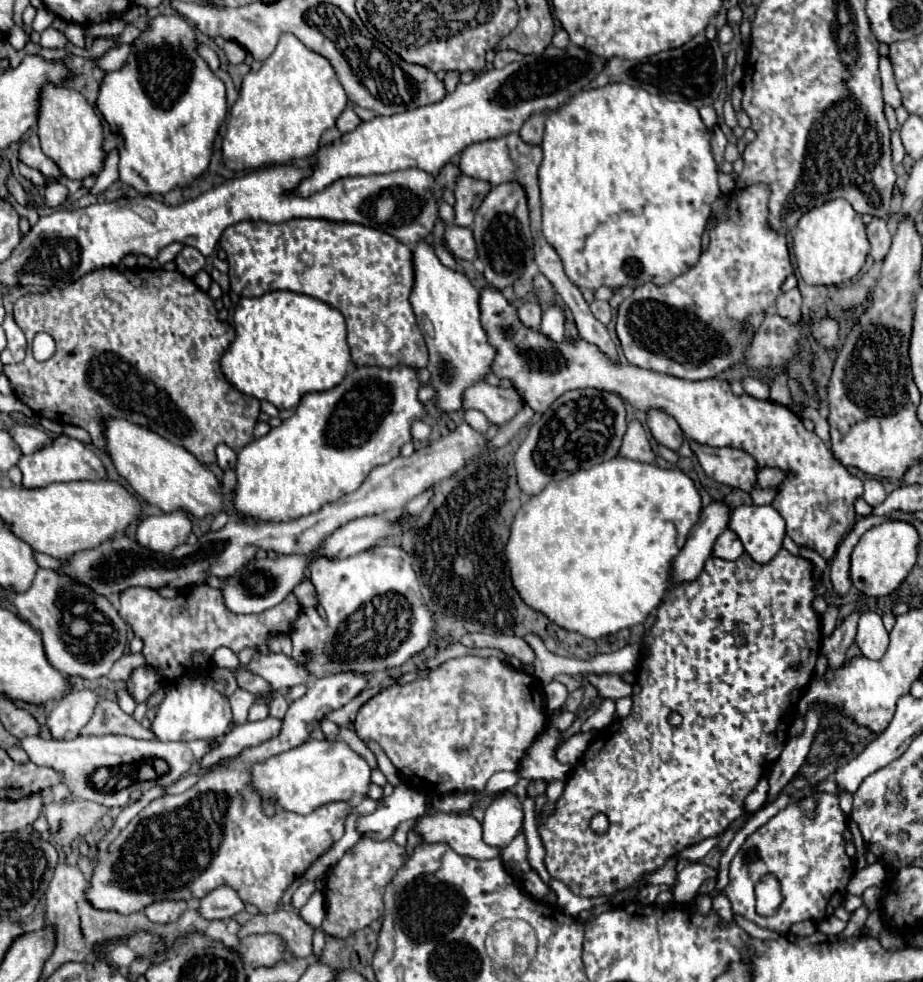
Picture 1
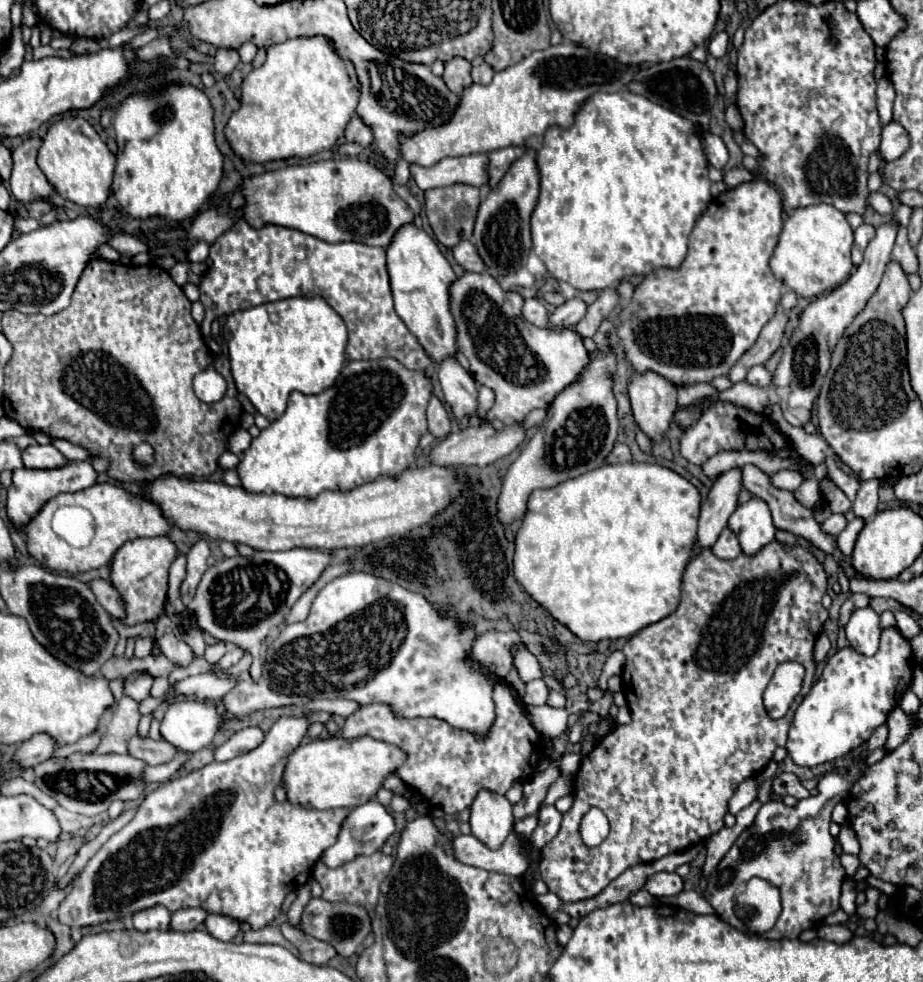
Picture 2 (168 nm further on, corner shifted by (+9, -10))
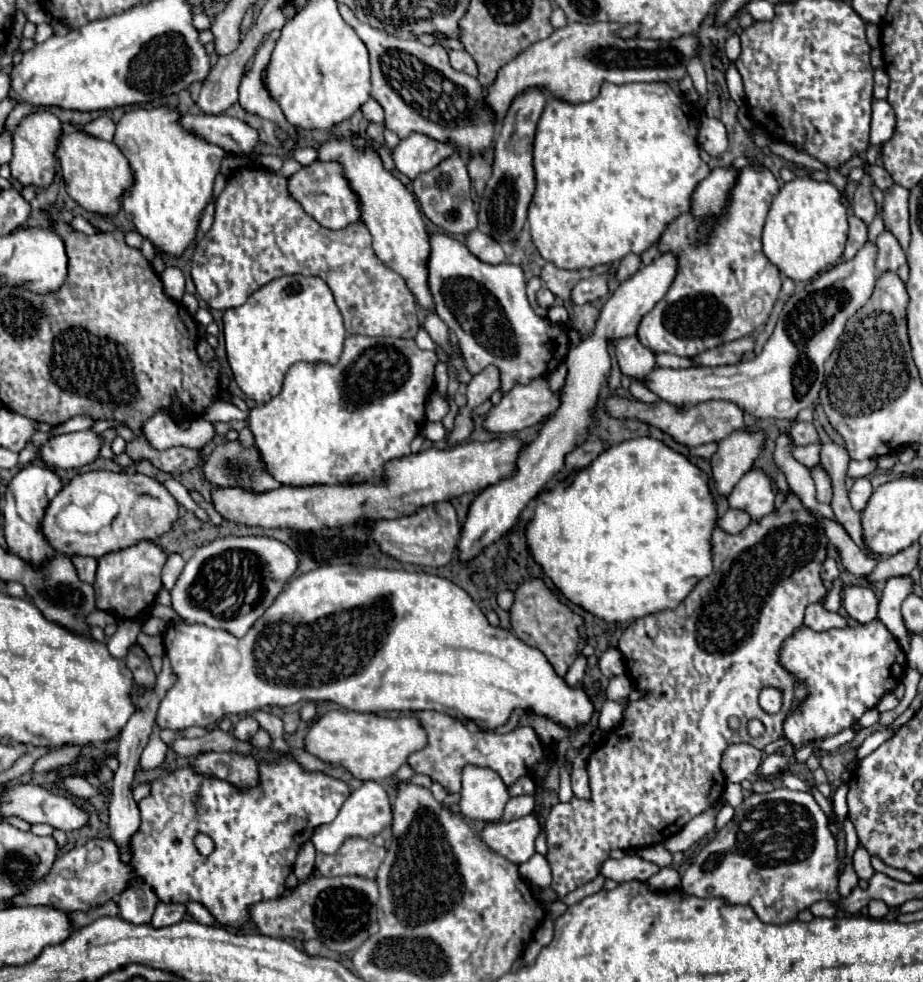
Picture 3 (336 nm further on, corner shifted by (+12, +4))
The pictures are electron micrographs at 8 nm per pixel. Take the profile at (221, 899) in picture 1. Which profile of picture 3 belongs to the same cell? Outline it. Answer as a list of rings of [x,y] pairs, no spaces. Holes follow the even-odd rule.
[[[158,902],[156,904],[156,912],[152,916],[152,926],[160,928],[160,926],[172,926],[176,922],[180,922],[186,914],[186,908],[182,904],[164,904],[164,902]]]

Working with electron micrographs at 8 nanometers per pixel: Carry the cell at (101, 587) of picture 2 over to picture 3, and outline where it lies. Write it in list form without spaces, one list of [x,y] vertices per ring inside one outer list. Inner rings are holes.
[[[74,554],[74,556],[70,556],[70,562],[74,564],[80,580],[84,580],[88,584],[94,582],[94,576],[96,576],[96,558]]]

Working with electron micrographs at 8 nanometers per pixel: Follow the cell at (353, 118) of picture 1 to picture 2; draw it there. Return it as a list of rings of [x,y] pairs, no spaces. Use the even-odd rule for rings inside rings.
[[[353,116],[345,128],[345,140],[347,142],[357,142],[361,146],[371,146],[373,144],[373,136],[371,136],[371,130],[357,118]]]

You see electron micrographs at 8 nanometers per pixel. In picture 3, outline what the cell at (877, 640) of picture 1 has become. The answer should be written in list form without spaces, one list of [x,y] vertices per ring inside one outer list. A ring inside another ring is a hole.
[[[860,584],[860,586],[846,586],[844,588],[844,600],[842,600],[846,612],[858,620],[860,624],[868,624],[876,620],[878,614],[878,598],[872,586]]]

